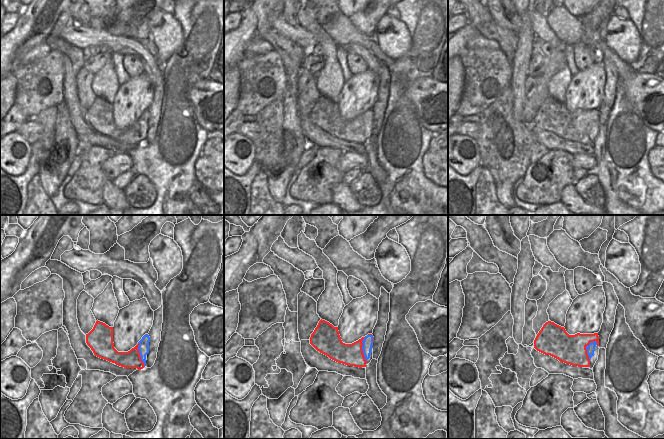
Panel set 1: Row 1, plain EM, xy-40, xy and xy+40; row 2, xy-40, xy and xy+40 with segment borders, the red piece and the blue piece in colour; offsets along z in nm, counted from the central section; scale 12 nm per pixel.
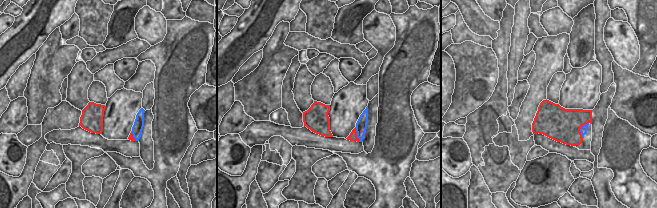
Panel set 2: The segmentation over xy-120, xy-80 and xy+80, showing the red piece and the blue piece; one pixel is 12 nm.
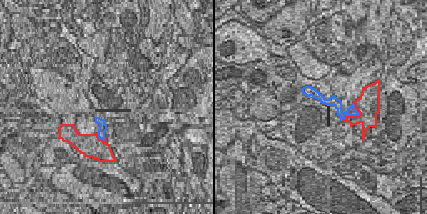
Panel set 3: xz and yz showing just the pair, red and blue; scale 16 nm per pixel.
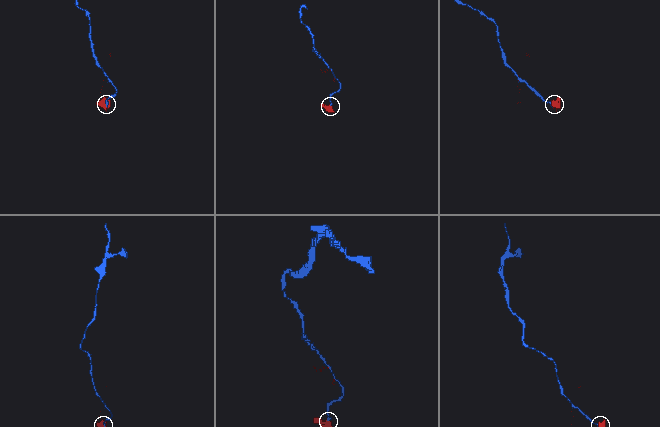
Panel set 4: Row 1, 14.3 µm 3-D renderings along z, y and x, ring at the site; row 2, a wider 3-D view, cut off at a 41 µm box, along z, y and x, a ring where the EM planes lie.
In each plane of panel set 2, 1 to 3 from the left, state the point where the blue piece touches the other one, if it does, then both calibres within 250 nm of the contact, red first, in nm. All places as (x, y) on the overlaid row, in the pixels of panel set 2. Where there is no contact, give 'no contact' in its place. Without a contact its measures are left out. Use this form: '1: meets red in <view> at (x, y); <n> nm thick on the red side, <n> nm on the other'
1: meets red in xy-120 at (132, 136); 50 nm thick on the red side, 130 nm on the other
2: meets red in xy-80 at (356, 134); 100 nm thick on the red side, 140 nm on the other
3: meets red in xy+80 at (580, 128); 420 nm thick on the red side, 90 nm on the other

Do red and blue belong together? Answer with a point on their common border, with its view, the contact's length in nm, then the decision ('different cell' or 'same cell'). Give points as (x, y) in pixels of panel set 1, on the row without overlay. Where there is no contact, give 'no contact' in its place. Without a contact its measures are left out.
meets red in xy+40 at (586, 125); contact 260 nm long; different cell

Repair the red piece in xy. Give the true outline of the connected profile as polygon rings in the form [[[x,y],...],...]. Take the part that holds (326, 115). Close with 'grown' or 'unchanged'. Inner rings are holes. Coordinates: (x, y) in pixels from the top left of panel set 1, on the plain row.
[[[320,96],[310,113],[310,120],[330,135],[354,143],[366,143],[367,136],[363,130],[363,115],[352,120],[342,118],[338,103],[325,96]]]; unchanged

